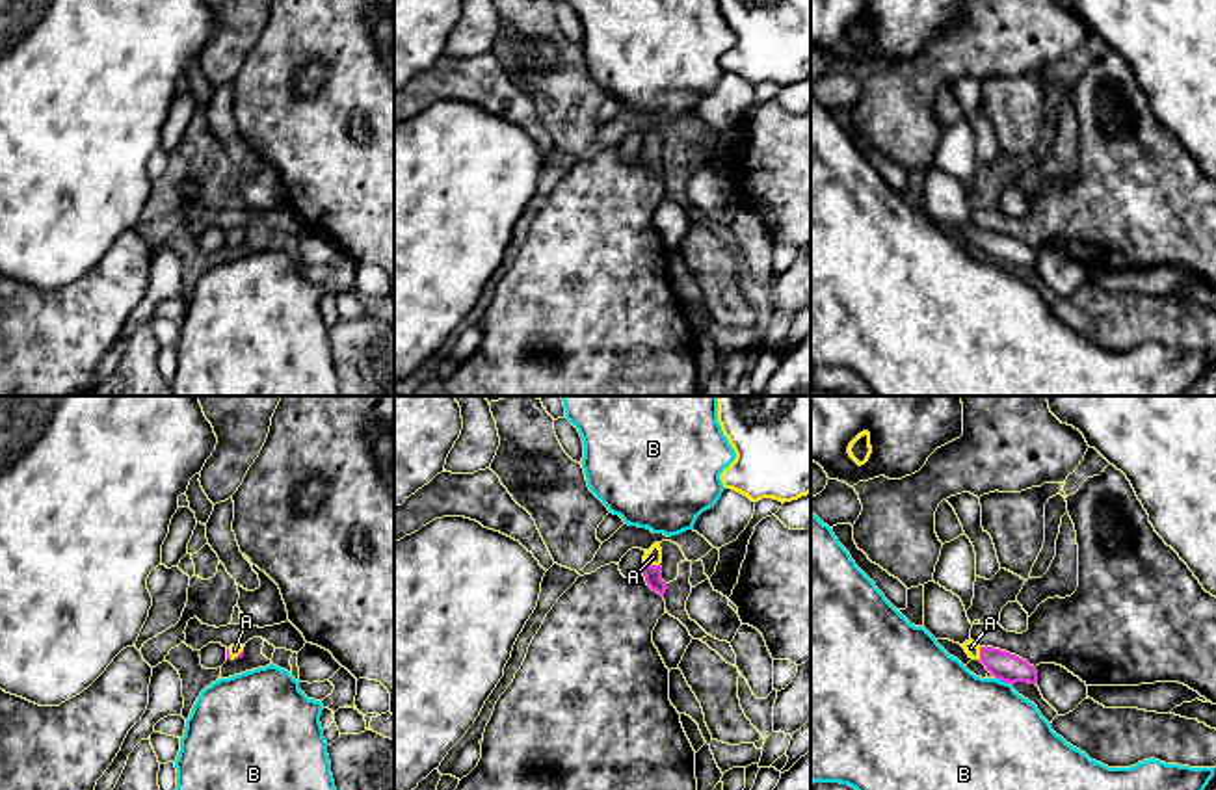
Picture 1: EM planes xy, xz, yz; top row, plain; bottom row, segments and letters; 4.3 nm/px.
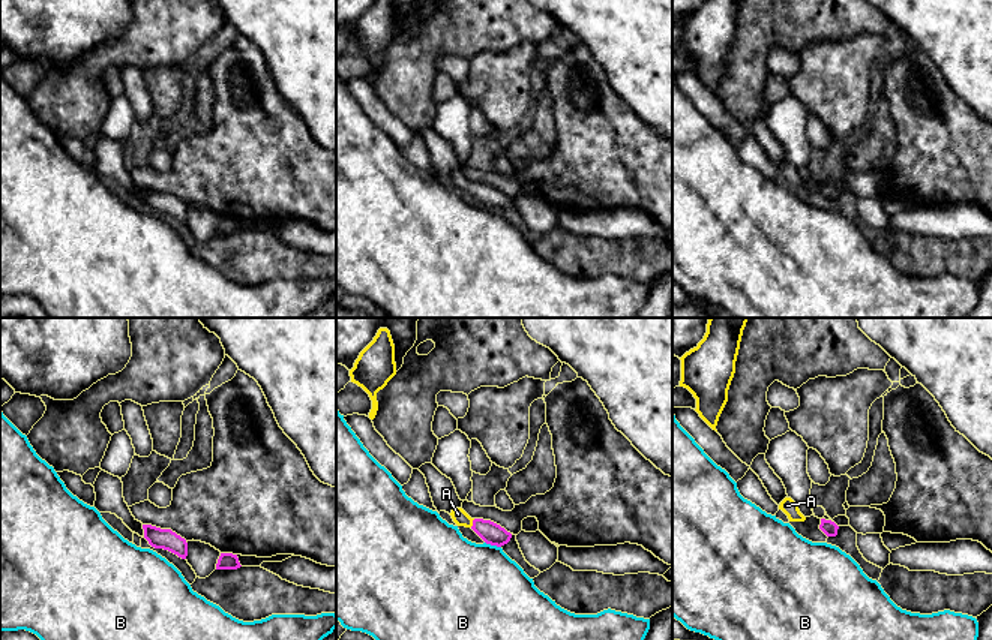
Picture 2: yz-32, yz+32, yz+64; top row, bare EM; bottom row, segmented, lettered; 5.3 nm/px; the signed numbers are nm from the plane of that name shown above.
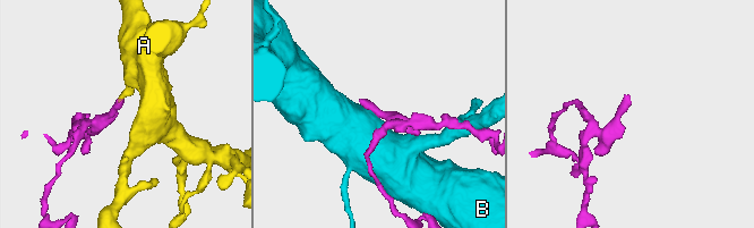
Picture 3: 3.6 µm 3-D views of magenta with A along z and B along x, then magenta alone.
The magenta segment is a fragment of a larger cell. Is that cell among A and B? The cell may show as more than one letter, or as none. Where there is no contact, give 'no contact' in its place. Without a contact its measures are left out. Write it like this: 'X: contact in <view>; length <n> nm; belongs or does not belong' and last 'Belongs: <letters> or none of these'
A: contact in xz; length 70 nm; belongs
B: contact in yz; length 80 nm; does not belong
Belongs: A

